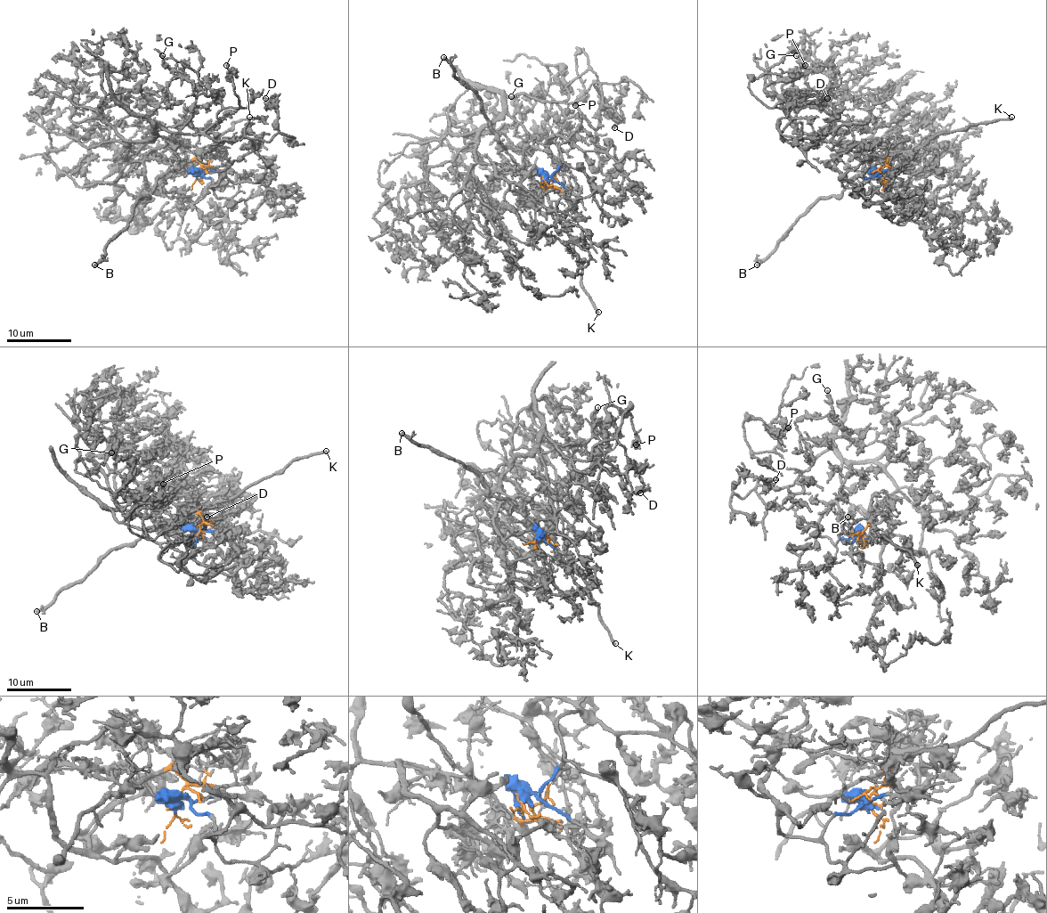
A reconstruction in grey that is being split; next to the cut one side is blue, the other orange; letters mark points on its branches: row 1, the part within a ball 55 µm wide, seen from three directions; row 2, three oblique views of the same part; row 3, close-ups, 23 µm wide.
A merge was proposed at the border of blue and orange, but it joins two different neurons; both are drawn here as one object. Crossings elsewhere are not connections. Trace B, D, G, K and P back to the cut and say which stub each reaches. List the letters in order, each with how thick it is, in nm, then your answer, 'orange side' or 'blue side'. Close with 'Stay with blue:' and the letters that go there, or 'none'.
B: 320 nm | orange side
D: 200 nm | blue side
G: 160 nm | blue side
K: 280 nm | orange side
P: 200 nm | blue side
Stay with blue: D, G, P

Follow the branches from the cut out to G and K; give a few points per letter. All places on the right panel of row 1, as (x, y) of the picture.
G: (880, 175), (846, 188), (836, 163), (844, 147), (792, 131), (797, 102), (783, 85), (812, 69), (795, 55)
K: (881, 175), (881, 168), (897, 152), (920, 149), (937, 134), (963, 129), (969, 125), (1012, 117)

